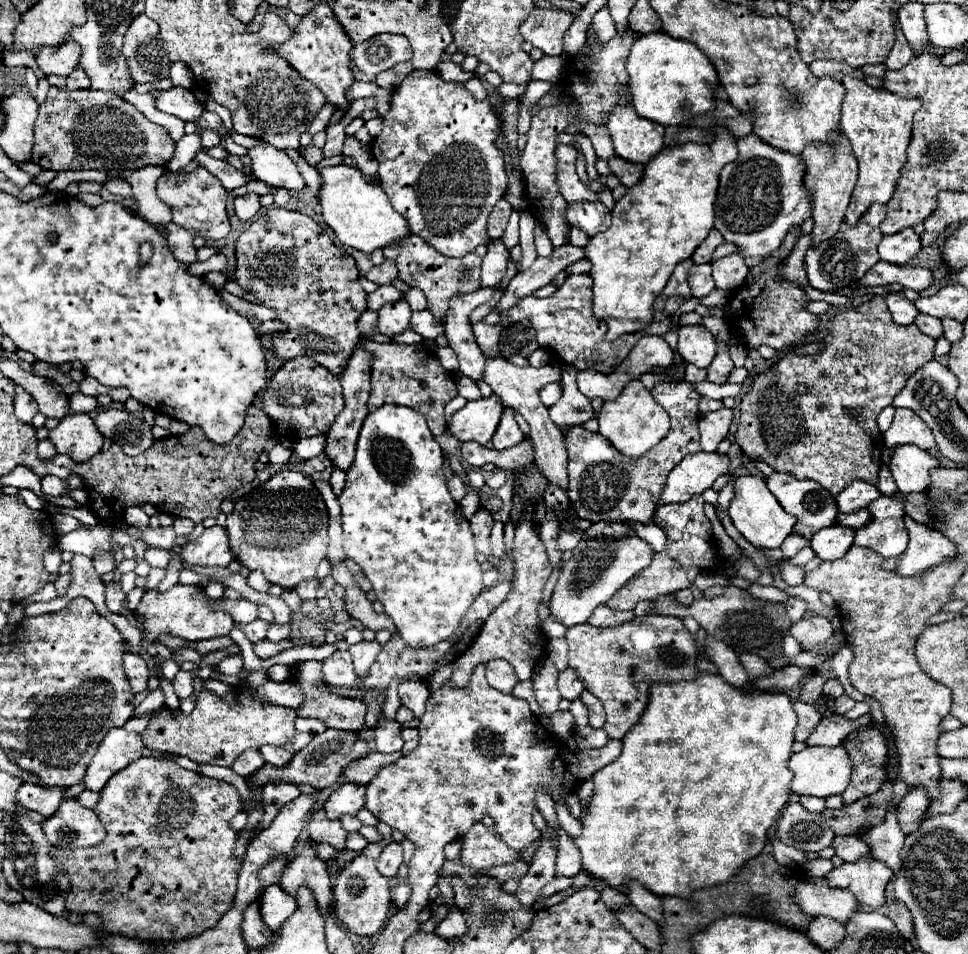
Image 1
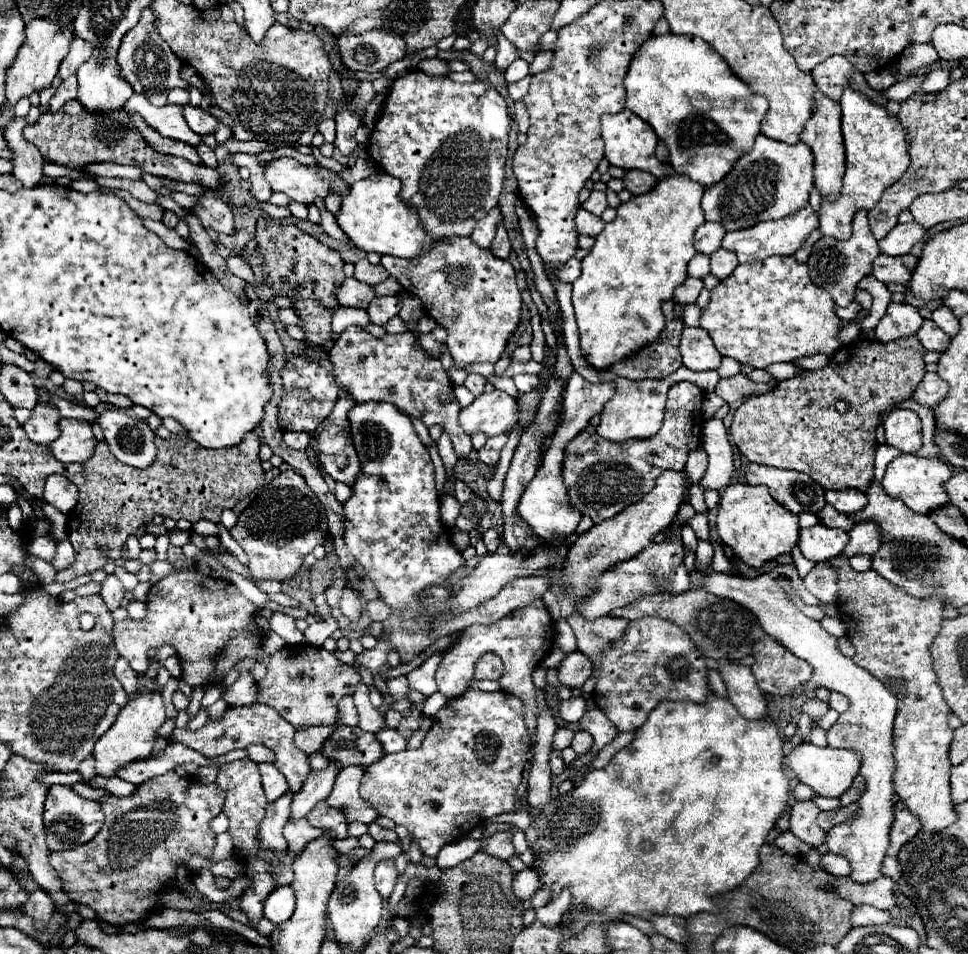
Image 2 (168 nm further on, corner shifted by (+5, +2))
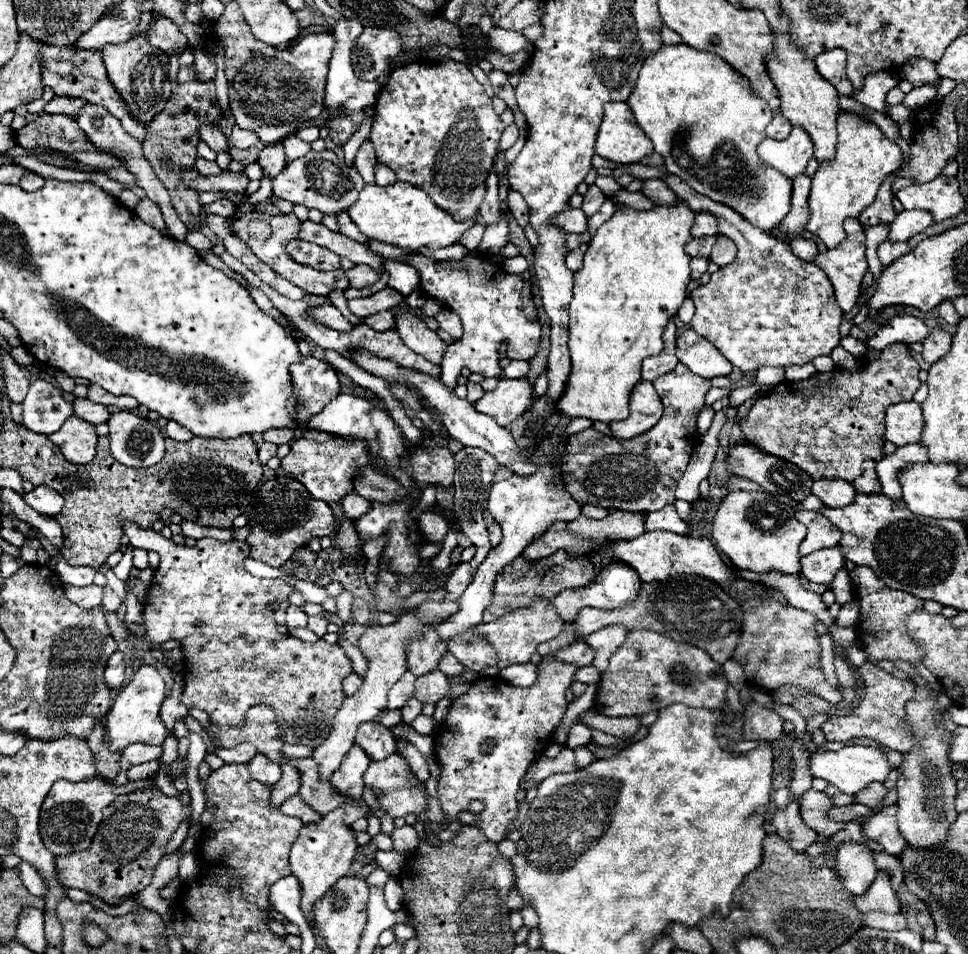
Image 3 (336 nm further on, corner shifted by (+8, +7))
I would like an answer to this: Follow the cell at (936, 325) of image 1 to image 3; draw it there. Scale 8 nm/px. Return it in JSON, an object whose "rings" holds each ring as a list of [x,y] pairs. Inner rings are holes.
{"rings":[[[932,329],[930,337],[924,341],[924,351],[922,351],[924,361],[930,365],[936,363],[938,359],[942,359],[950,351],[950,345],[952,345],[952,337],[946,331]]]}

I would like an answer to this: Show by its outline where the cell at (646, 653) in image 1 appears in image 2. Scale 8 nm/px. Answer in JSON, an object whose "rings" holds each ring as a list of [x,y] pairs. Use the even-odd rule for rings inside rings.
{"rings":[[[641,618],[627,624],[621,640],[603,648],[593,698],[619,732],[633,732],[661,700],[703,702],[707,692],[707,666],[691,638],[673,622]]]}

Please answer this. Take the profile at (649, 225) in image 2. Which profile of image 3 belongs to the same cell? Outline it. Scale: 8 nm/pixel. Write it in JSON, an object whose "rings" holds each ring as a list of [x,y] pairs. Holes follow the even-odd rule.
{"rings":[[[684,201],[668,207],[656,207],[652,211],[634,211],[624,207],[600,225],[588,245],[588,251],[584,253],[584,267],[574,273],[574,295],[568,325],[572,371],[560,401],[550,409],[550,415],[566,415],[570,419],[584,417],[592,423],[614,423],[630,415],[628,399],[634,385],[642,381],[642,361],[662,351],[662,333],[686,299],[686,287],[690,283],[690,257],[684,247],[692,239],[692,225],[694,211]]]}

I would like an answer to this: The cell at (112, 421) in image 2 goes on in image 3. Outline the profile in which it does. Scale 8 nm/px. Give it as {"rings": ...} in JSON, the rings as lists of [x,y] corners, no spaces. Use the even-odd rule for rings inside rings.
{"rings":[[[116,411],[110,421],[110,451],[128,467],[152,467],[164,457],[164,435],[146,417]]]}

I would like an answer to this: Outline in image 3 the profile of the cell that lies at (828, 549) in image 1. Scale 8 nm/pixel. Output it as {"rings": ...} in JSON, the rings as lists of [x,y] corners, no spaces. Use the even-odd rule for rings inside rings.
{"rings":[[[796,511],[796,519],[808,527],[808,535],[800,545],[802,555],[810,555],[824,547],[836,547],[842,533],[816,511]]]}

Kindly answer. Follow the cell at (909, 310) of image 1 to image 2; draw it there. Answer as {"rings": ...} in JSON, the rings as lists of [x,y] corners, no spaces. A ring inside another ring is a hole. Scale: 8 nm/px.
{"rings":[[[891,302],[887,306],[885,316],[879,320],[875,328],[875,338],[881,342],[891,342],[901,336],[917,334],[923,318],[919,316],[917,308],[903,302]]]}

